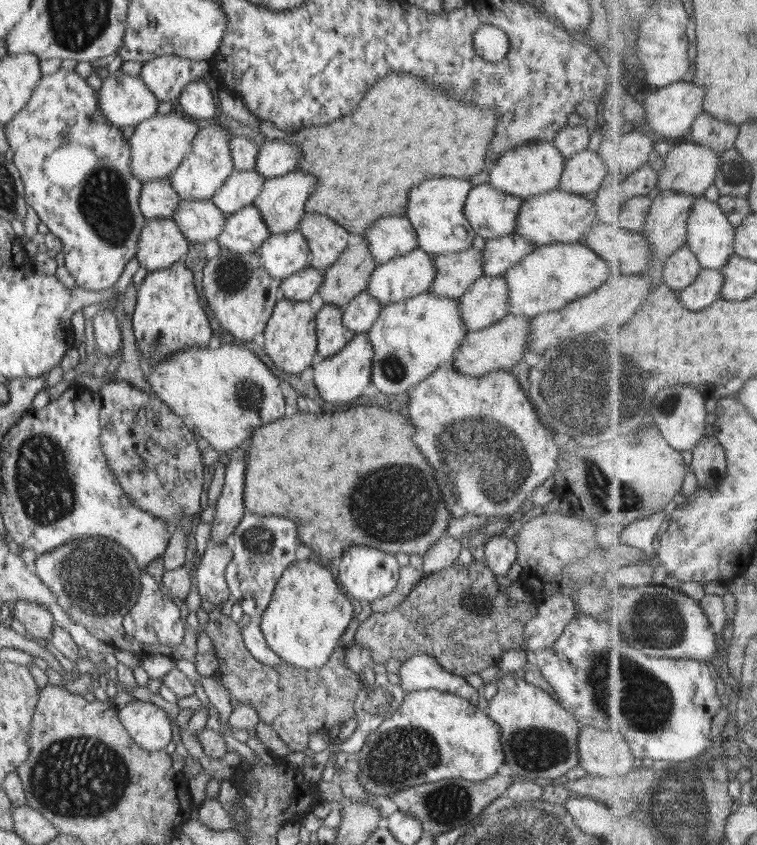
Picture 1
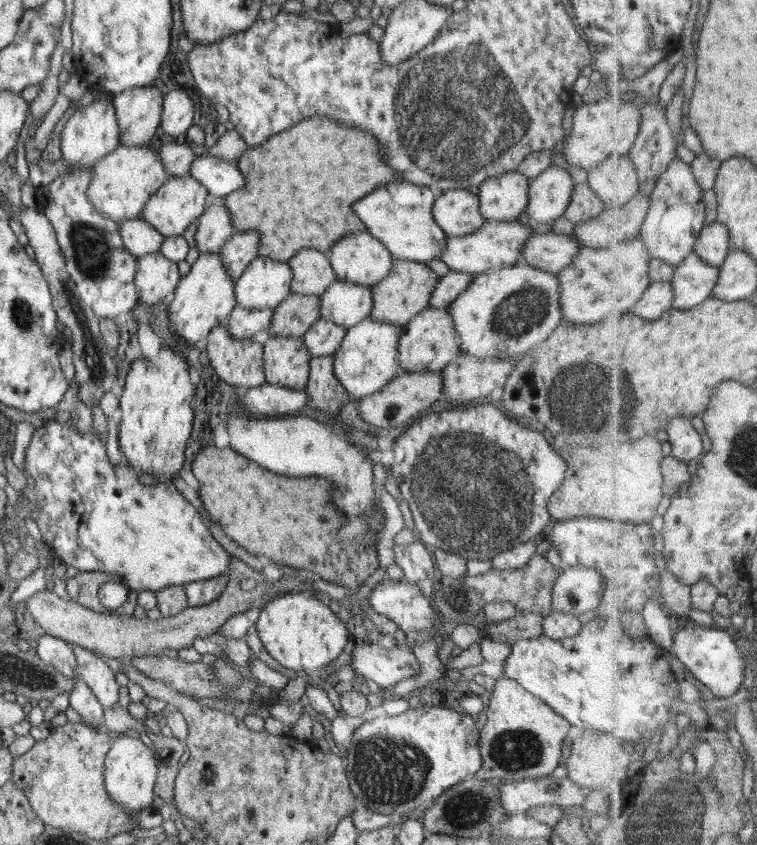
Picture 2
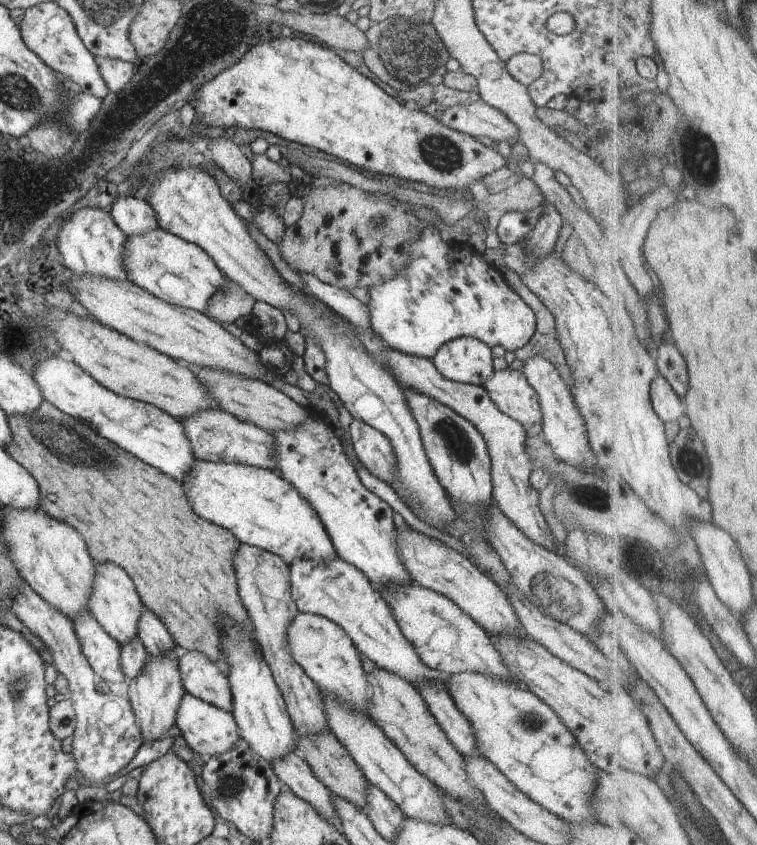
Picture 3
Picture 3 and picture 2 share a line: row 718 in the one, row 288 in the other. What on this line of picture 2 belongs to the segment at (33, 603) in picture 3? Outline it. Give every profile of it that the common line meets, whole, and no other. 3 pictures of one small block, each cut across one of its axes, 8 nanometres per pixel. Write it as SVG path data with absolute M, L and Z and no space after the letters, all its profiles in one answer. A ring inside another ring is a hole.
M90 170L70 171L60 174L43 186L42 198L46 200L45 216L49 218L59 247L66 259L66 268L77 286L80 298L100 319L116 319L118 314L131 313L138 303L135 285L137 259L124 246L120 225L100 216L89 201L87 190L91 183Z

